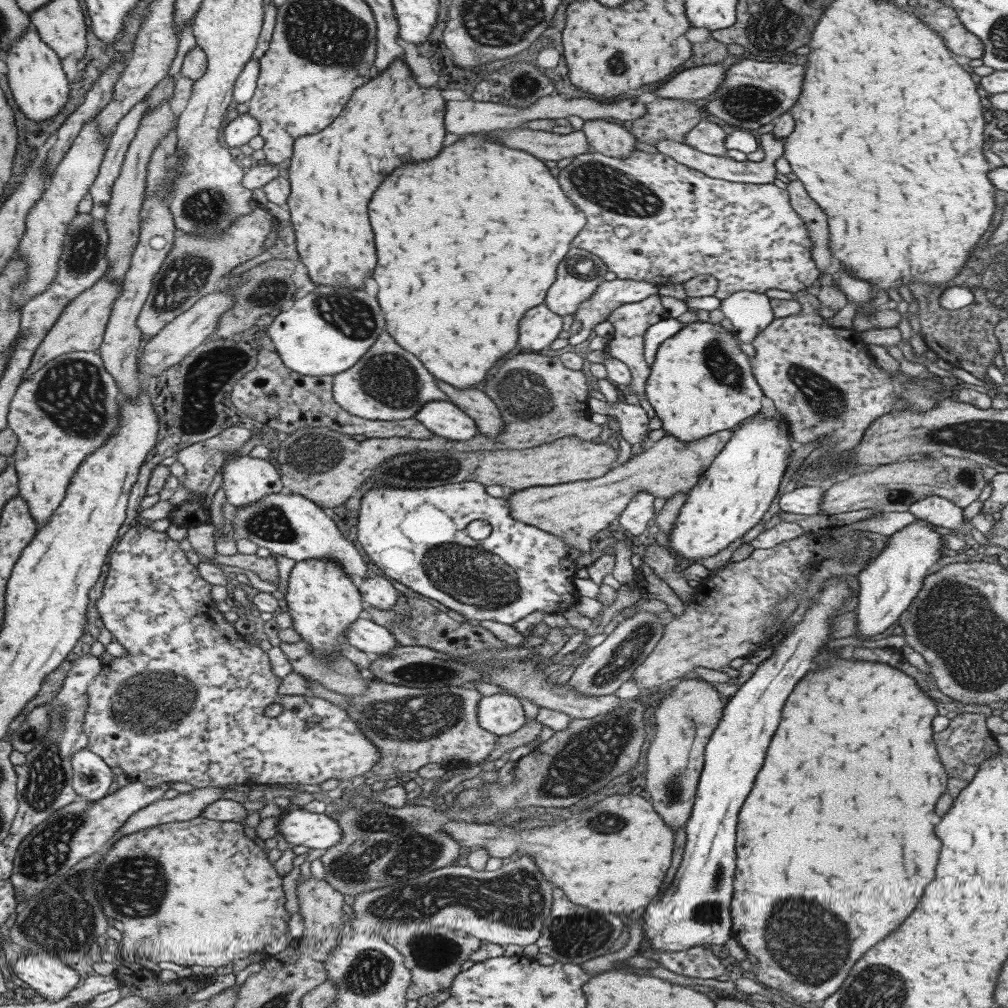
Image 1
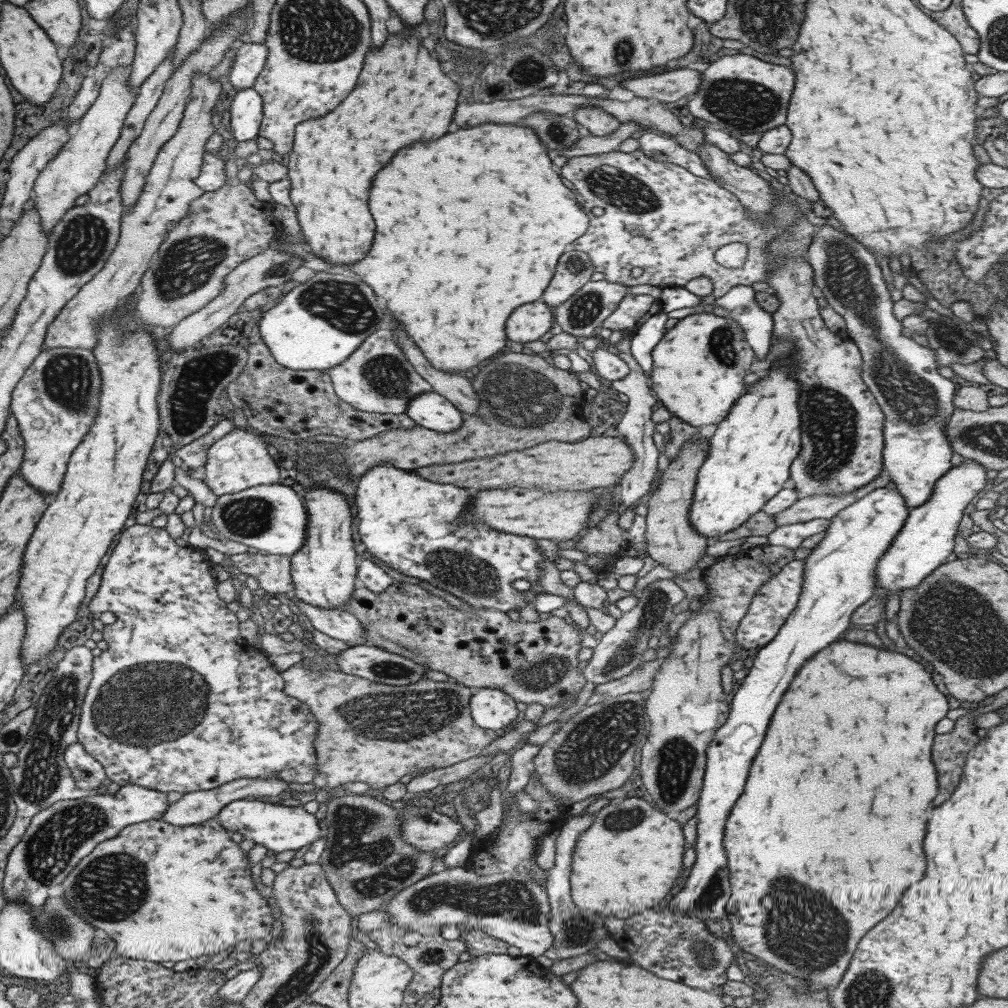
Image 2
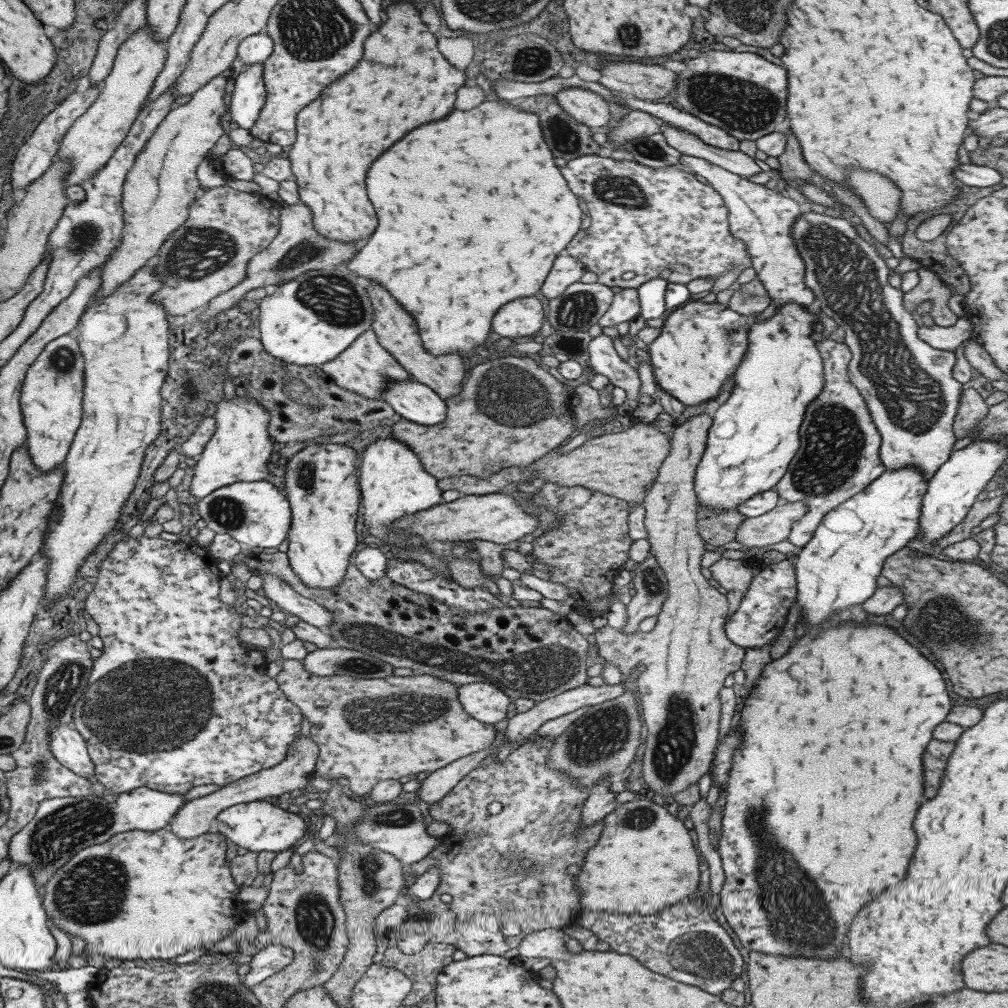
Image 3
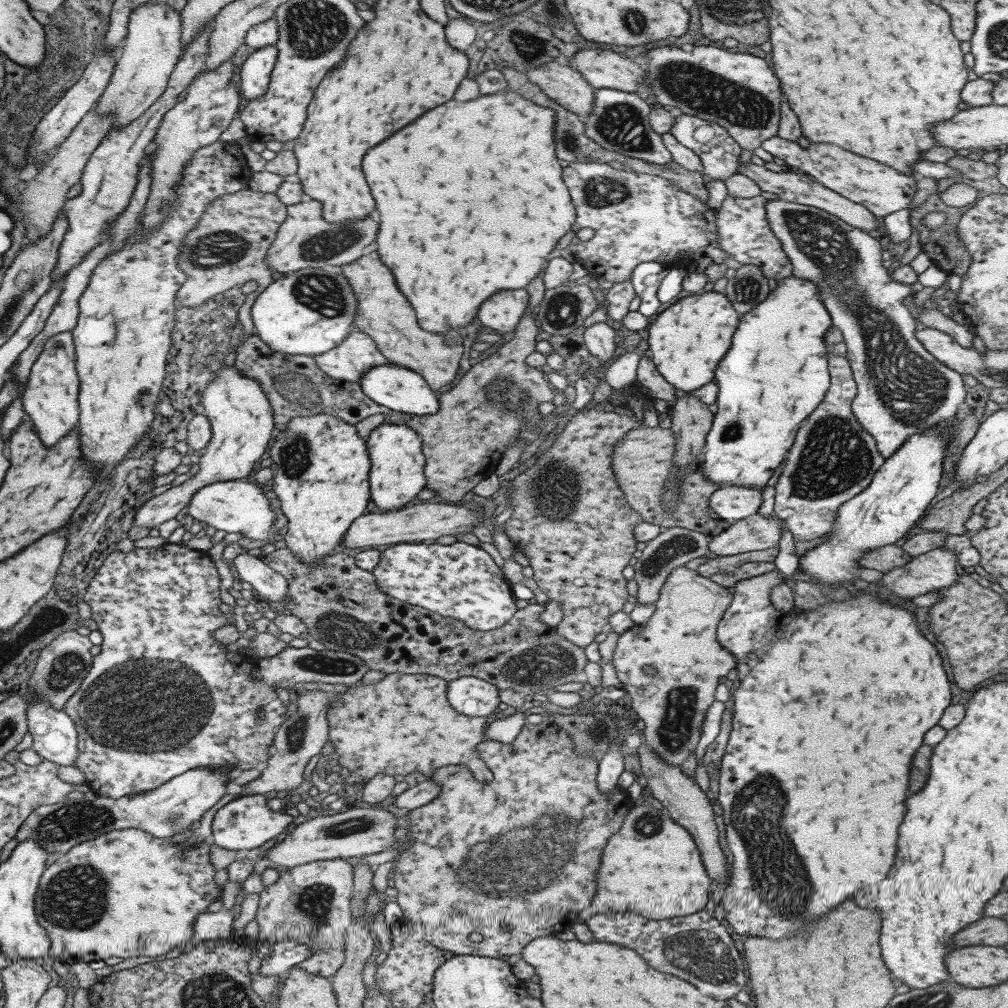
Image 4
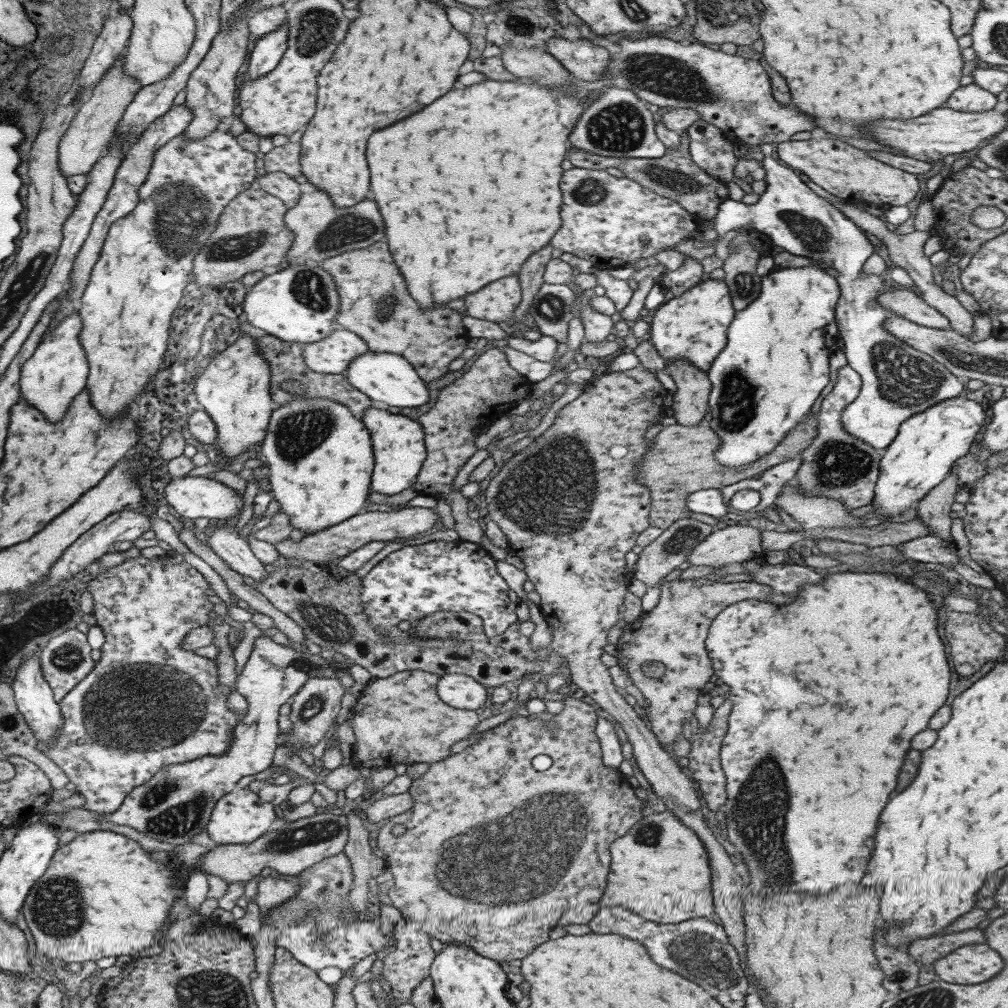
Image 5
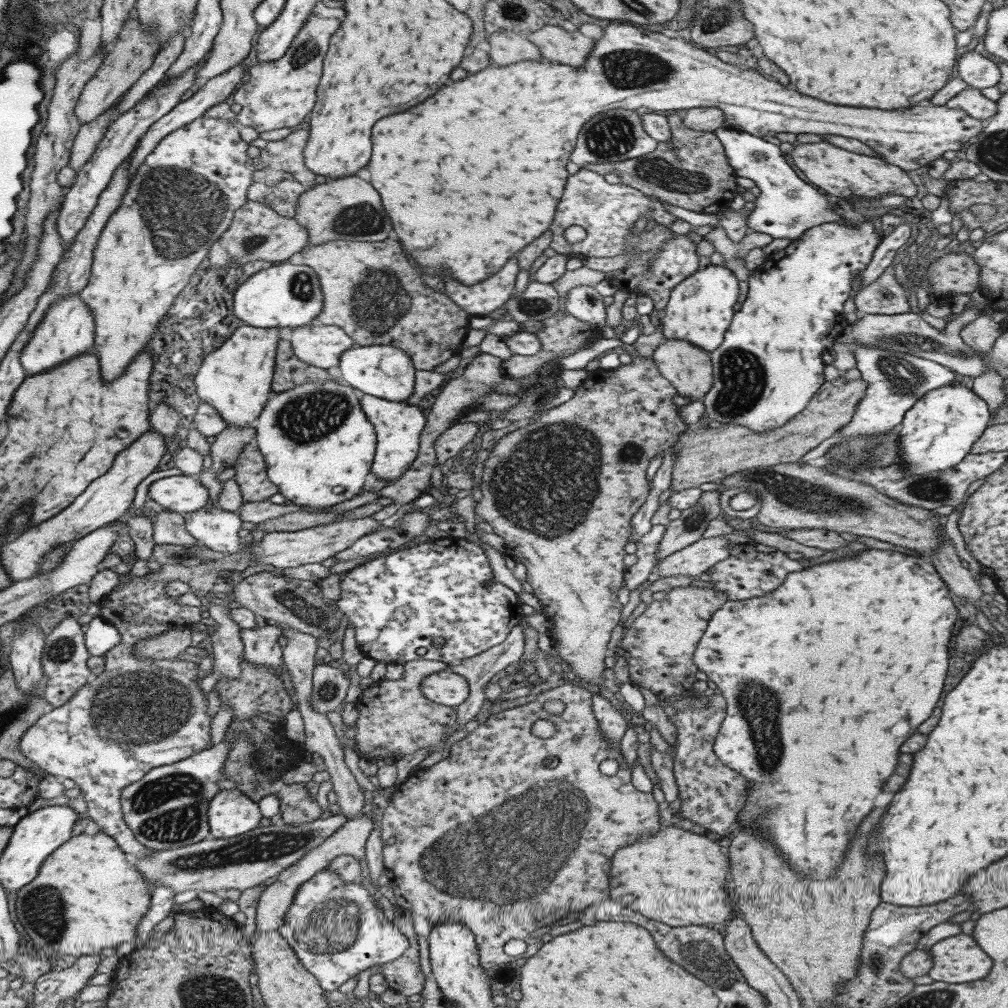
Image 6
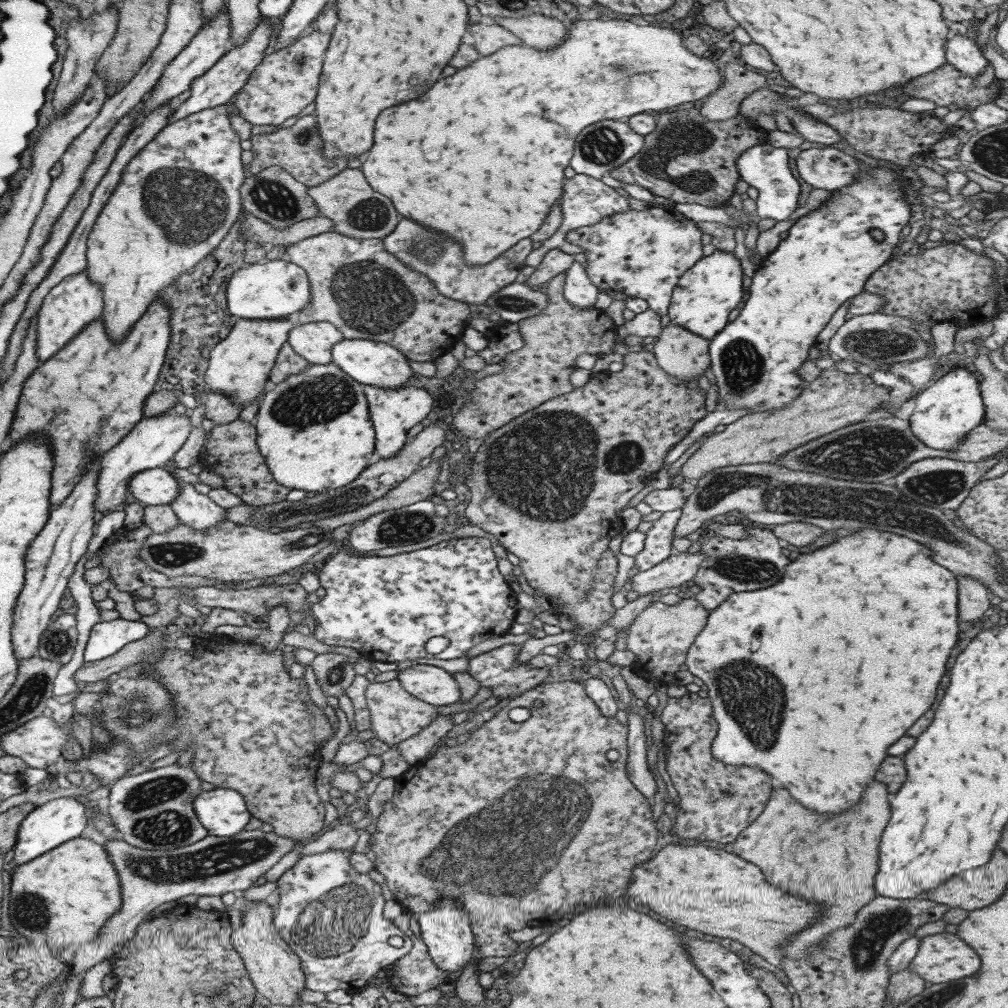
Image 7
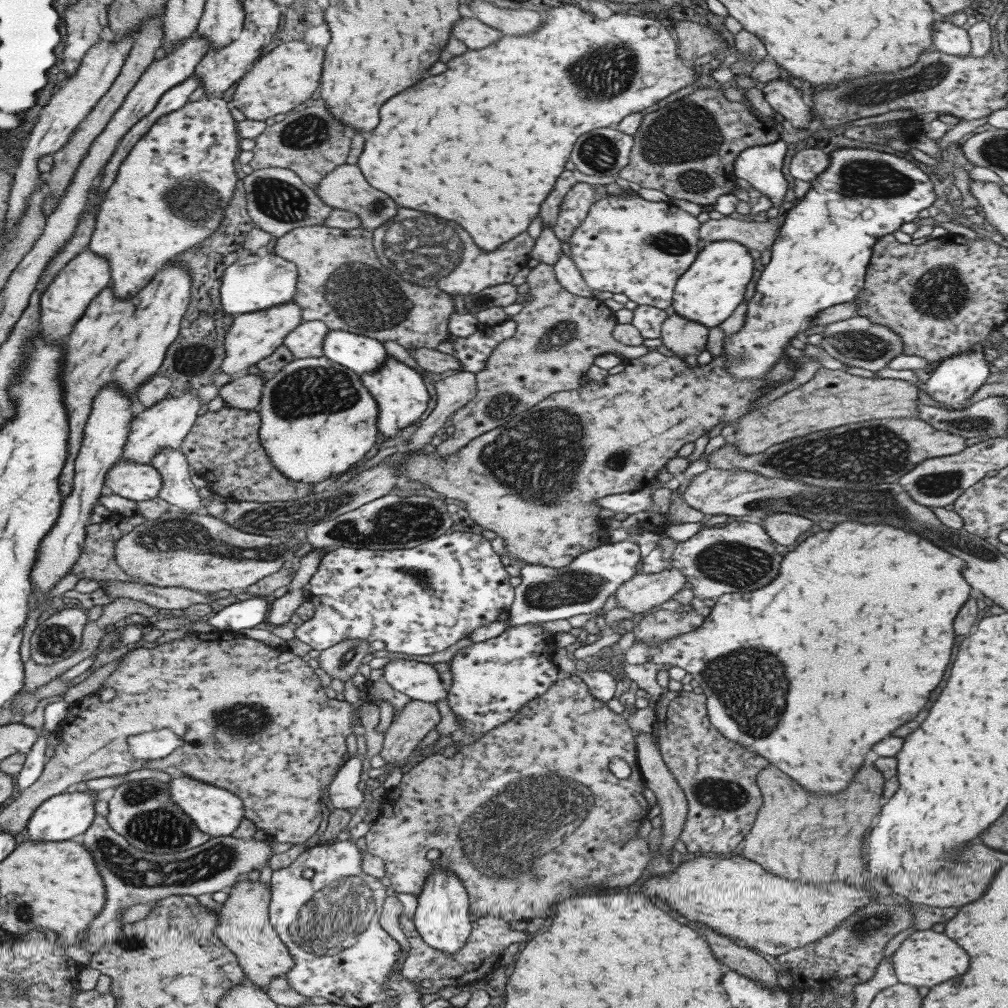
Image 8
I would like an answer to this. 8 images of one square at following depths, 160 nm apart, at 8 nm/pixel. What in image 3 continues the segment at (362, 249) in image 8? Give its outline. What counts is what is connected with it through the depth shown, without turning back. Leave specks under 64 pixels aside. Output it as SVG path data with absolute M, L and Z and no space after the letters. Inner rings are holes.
M369 281L366 293L374 310L370 329L375 333L379 346L384 348L405 369L405 372L410 374L411 378L428 386L443 400L460 393L462 389L461 382L465 378L465 370L462 367L460 356L457 356L457 354L431 356L427 352L428 350L423 348L418 332L415 330L415 322L411 320L411 316L395 300L391 300L391 296L385 292L383 286Z

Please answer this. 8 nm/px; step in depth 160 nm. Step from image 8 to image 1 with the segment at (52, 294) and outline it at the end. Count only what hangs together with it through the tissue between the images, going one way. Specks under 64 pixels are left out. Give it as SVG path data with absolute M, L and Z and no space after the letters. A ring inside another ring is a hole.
M97 351L64 352L18 384L8 404L6 427L15 433L17 441L11 462L17 473L19 496L27 503L37 529L46 525L50 514L59 506L79 463L114 433L118 423L117 396L118 386L104 370Z

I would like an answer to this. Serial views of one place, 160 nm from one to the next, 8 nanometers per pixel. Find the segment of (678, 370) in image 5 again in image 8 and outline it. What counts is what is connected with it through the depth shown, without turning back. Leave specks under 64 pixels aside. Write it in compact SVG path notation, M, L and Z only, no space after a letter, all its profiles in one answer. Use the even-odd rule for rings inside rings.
M674 312L660 326L661 345L675 354L675 358L698 356L705 350L708 330L702 324L684 319Z

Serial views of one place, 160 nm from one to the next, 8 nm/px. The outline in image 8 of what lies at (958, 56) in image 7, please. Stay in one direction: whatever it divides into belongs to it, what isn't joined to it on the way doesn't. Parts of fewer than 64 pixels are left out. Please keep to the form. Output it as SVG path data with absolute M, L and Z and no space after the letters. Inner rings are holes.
M941 21L932 22L932 48L948 55L965 56L970 52L970 40L966 30L954 24Z

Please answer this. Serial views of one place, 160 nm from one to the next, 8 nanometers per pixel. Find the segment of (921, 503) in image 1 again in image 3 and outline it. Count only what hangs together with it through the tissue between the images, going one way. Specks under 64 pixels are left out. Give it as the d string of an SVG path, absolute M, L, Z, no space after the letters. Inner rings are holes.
M805 209L803 214L799 214L795 222L791 224L790 235L793 239L795 250L799 253L800 259L804 264L804 271L802 274L803 284L813 293L815 307L823 312L827 318L832 318L837 326L840 326L841 330L844 332L843 343L848 346L851 352L851 360L848 364L848 377L852 385L863 397L867 412L873 421L876 431L879 433L880 445L878 448L878 457L881 464L889 471L901 467L917 467L924 474L924 477L929 480L936 471L936 468L939 468L939 466L949 458L952 452L951 446L953 446L953 443L956 441L956 438L953 436L952 422L956 415L962 390L961 383L955 381L955 379L951 377L951 368L953 368L955 364L954 352L951 350L939 351L935 348L931 348L931 345L926 342L919 340L919 337L916 335L916 330L918 329L917 324L911 317L911 312L907 311L903 306L903 293L900 289L894 288L887 283L887 274L889 274L890 270L885 265L879 253L875 251L875 247L863 240L863 238L857 234L857 230L855 230L847 220L843 218L833 218L833 216L825 216L825 214L817 214L817 212L811 212Z

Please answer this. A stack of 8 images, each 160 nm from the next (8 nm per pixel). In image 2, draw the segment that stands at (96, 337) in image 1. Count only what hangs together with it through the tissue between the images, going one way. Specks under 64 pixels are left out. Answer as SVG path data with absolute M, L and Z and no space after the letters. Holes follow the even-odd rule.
M196 72L191 79L191 93L185 112L175 134L159 148L144 178L142 191L135 204L120 217L117 242L104 265L89 282L67 301L58 315L47 325L44 348L82 348L92 350L96 343L94 332L103 319L119 302L137 290L143 271L151 256L158 251L167 232L167 224L179 221L188 214L189 203L204 192L194 183L201 170L201 156L207 138L213 134L212 109L221 93L219 81L209 80L208 75Z

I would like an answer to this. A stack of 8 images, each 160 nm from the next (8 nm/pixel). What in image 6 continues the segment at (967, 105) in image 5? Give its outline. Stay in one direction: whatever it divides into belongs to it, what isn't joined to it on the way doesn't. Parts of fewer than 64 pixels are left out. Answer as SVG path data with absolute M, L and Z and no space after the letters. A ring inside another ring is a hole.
M967 87L949 99L944 106L961 110L969 117L981 121L991 118L996 112L996 102L991 102L991 100L984 98L980 94L980 90L975 87Z

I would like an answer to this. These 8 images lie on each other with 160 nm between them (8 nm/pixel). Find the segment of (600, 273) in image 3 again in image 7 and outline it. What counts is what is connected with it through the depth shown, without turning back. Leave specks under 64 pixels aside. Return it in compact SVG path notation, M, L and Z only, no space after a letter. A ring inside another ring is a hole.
M575 173L573 177L565 179L563 184L565 184L565 186L563 186L563 194L561 194L559 203L561 216L559 227L557 227L556 231L551 234L549 238L546 238L537 249L531 250L525 257L524 266L530 266L535 269L540 263L542 256L551 249L557 249L570 255L581 252L578 246L569 244L565 240L569 231L579 227L593 226L593 224L605 220L607 216L615 216L615 214L621 214L621 212L627 212L627 210L630 209L625 201L625 197L620 196L614 188L601 183L597 178L587 176L586 174Z

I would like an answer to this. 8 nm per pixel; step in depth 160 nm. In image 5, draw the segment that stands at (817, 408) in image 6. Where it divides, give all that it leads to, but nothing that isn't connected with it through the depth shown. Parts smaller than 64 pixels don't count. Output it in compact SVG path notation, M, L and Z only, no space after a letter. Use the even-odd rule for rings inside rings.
M806 415L793 429L787 431L777 446L753 463L744 464L729 470L714 459L714 450L720 447L719 437L702 423L692 427L680 424L665 425L656 434L653 447L642 456L642 462L634 466L636 479L650 492L650 509L648 524L651 527L665 530L675 519L687 518L690 510L685 506L685 499L692 492L701 489L718 489L727 484L754 477L764 470L785 462L787 459L799 457L801 451L811 444L816 435L816 416Z

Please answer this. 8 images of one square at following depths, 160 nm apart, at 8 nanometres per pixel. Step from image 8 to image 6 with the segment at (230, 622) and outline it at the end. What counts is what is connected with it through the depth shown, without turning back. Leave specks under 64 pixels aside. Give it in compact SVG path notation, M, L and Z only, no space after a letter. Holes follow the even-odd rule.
M98 617L83 626L82 634L84 645L91 656L103 656L119 644L119 632Z

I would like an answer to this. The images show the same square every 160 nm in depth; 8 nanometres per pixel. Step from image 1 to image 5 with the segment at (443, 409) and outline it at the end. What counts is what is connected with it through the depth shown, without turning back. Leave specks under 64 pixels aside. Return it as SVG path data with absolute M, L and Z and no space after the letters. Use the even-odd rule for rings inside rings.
M365 352L363 356L355 356L347 370L343 372L347 377L347 382L354 386L359 392L368 396L376 405L383 407L397 406L397 408L407 408L421 406L427 402L427 389L424 383L414 371L414 368L401 356L389 352L375 354Z

